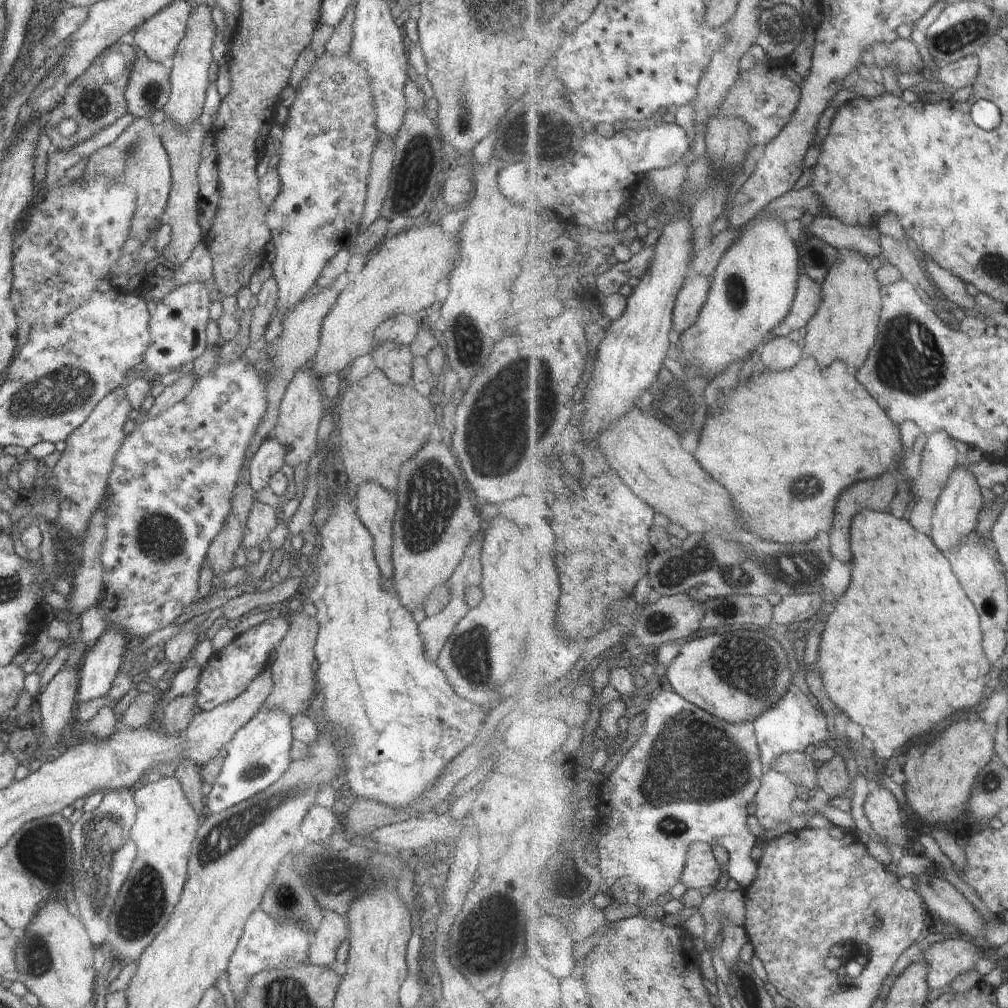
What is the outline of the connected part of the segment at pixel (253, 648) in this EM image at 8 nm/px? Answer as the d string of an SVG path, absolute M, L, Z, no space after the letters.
M276 614L246 632L236 635L226 648L213 652L208 662L202 666L195 688L198 709L209 711L240 696L248 688L250 680L254 680L264 668L267 668L270 654L280 646L288 630L290 623L287 617L284 614Z

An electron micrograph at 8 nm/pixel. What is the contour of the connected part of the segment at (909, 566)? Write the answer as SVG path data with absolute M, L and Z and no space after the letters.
M868 509L854 518L851 545L854 582L842 602L836 599L828 607L828 630L817 665L832 700L863 727L875 745L877 759L890 766L886 758L894 758L908 742L926 736L948 716L970 710L968 706L978 706L984 700L992 662L982 646L980 614L932 536L916 530L909 520Z

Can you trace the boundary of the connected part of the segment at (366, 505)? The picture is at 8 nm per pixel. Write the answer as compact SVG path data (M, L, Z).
M366 480L358 484L354 497L355 510L362 526L368 530L373 540L374 556L386 585L394 574L392 568L392 518L396 514L396 500L380 488L378 484Z

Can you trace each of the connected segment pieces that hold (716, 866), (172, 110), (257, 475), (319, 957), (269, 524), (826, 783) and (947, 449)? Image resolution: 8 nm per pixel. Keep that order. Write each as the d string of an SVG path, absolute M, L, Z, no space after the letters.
M704 841L694 843L681 882L688 889L702 890L716 886L722 874L722 865L718 862L715 847Z
M201 4L192 10L188 16L188 22L186 22L184 36L168 63L171 68L170 96L168 102L163 106L163 110L167 118L184 130L188 130L192 126L192 122L202 114L209 86L208 74L210 74L210 64L212 64L212 42L218 37L211 16L212 9L207 4Z
M266 438L249 460L249 483L255 492L264 490L273 474L285 464L285 452L275 439Z
M326 911L318 930L310 939L309 964L320 968L337 968L336 951L346 937L347 922L334 911Z
M255 501L246 520L246 530L244 530L243 545L245 550L263 547L263 540L269 538L268 534L275 528L277 513L271 506Z
M836 753L830 761L824 763L819 769L819 787L830 798L843 796L846 790L853 788L852 782L853 779L850 778L848 768L846 768L846 759L839 753Z
M944 431L928 437L922 452L921 475L918 480L909 483L912 494L937 504L946 486L950 484L950 478L961 467L962 455L956 448L956 441Z

